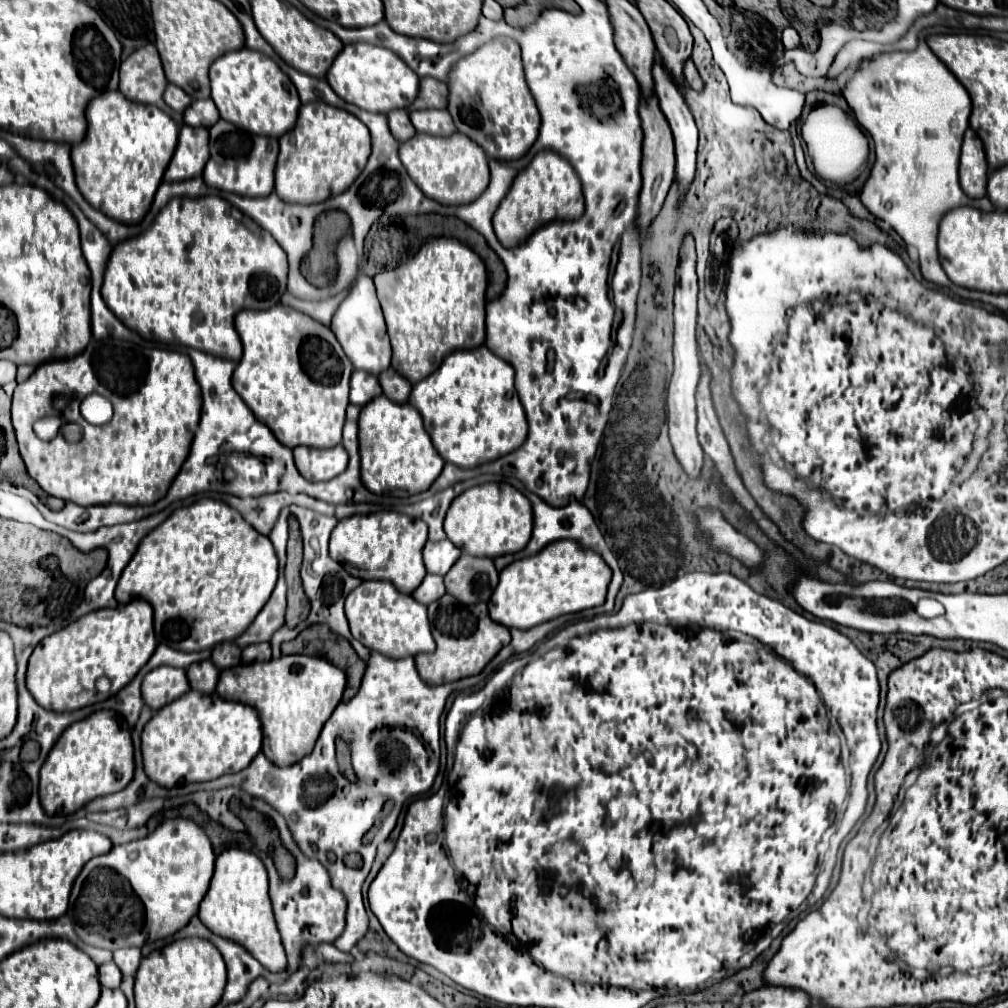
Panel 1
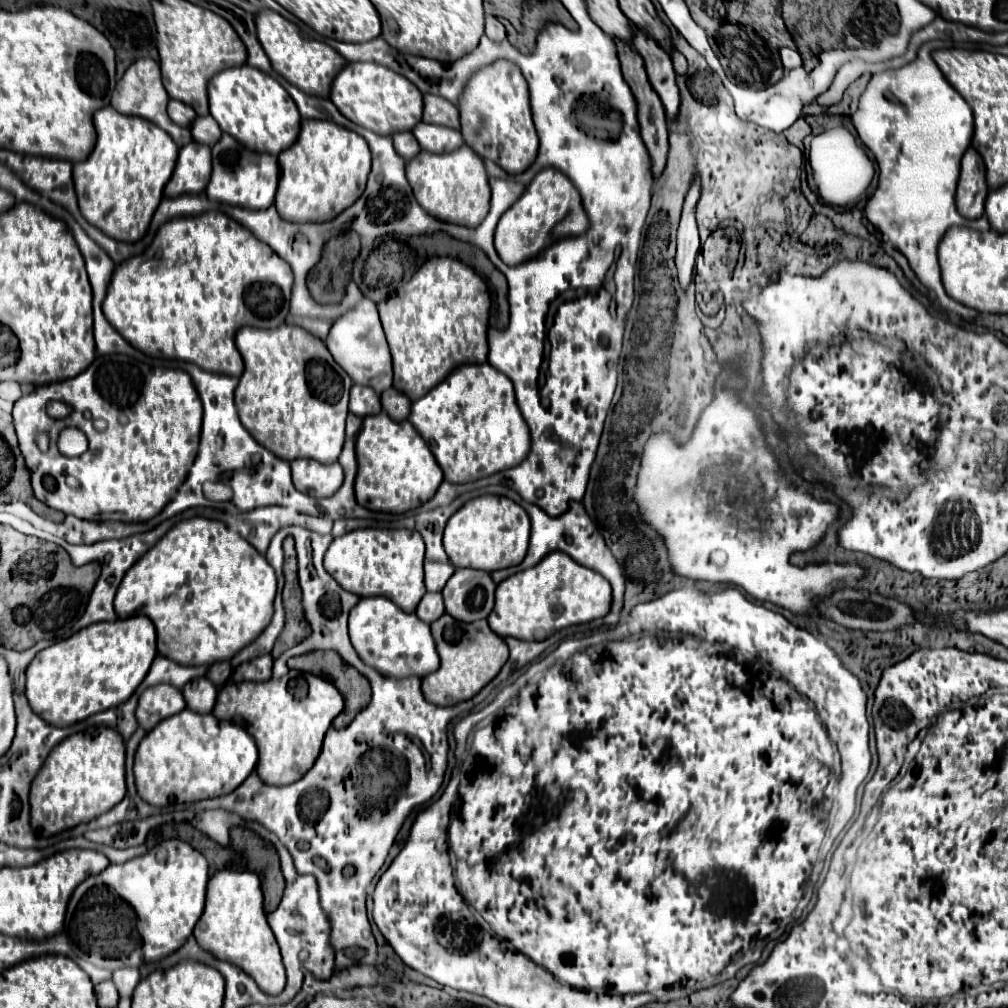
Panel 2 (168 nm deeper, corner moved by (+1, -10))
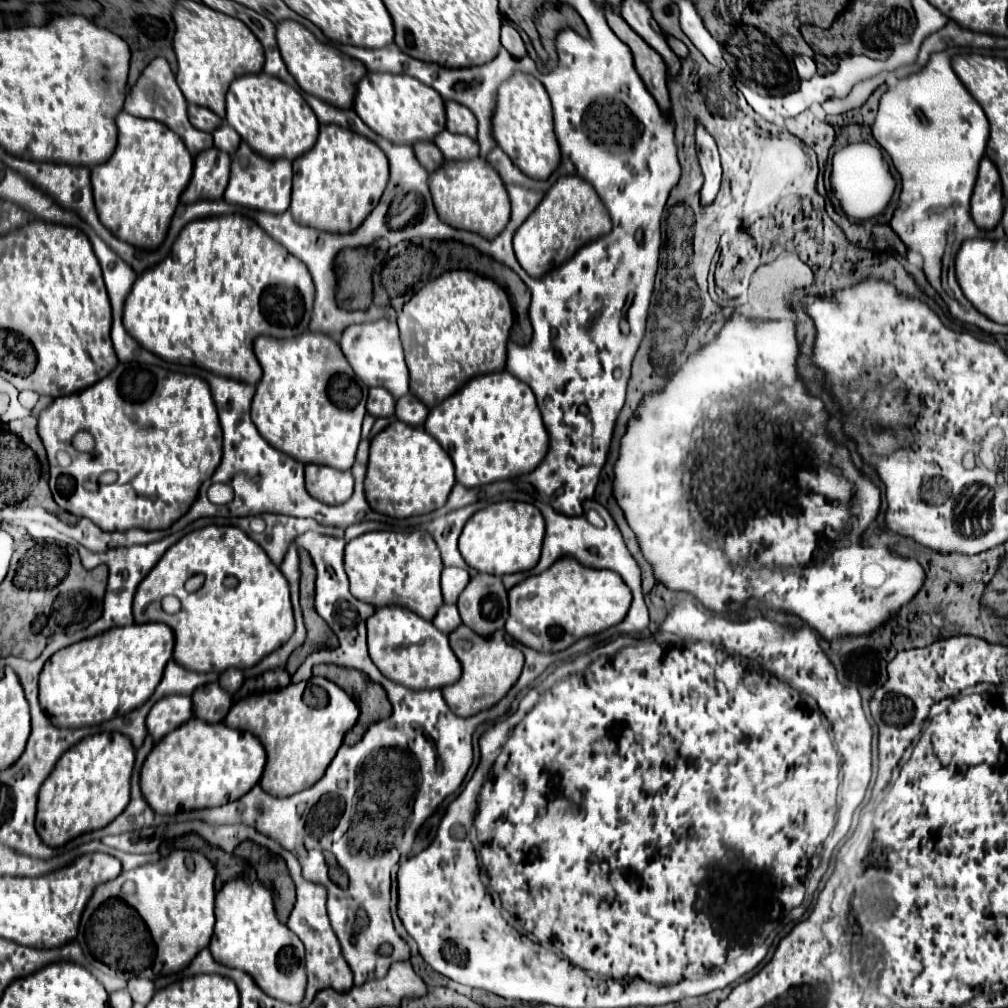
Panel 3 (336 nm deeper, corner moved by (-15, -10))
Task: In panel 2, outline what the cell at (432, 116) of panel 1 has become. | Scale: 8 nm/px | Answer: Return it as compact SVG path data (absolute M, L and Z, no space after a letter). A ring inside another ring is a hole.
M418 123L412 133L418 139L420 147L430 153L450 153L464 145L464 137L460 135L460 131L450 127Z

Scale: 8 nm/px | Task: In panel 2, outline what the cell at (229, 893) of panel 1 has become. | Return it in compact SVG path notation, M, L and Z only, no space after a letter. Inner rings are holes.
M218 871L208 881L206 907L200 921L194 927L194 937L218 959L224 959L250 975L266 995L278 995L286 987L286 971L282 965L276 937L266 921L262 907L260 879L252 871Z

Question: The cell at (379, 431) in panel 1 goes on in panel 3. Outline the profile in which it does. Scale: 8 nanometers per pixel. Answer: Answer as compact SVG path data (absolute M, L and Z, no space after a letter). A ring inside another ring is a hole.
M390 423L370 443L370 461L366 473L366 499L378 513L406 519L440 509L454 487L454 463L450 455L422 427Z

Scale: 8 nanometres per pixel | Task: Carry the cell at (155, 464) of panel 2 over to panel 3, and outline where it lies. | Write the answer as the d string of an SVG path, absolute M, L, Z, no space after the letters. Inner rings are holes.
M118 363L108 377L88 389L54 399L38 415L38 435L48 453L50 489L54 501L76 517L92 519L104 531L128 531L132 527L150 531L168 529L188 511L202 481L214 473L222 459L222 429L208 383L196 375L172 373L162 367L142 363ZM78 431L92 433L92 453L80 453L72 445ZM60 449L72 457L68 467L60 467L56 463L56 453ZM104 471L116 471L118 481L114 485L106 485L106 489L100 489L98 495L88 495L82 483L88 479L92 481L92 477L98 477Z

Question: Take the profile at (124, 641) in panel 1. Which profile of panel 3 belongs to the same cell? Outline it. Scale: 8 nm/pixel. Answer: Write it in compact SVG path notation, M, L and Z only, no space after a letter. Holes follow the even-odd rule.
M164 623L114 627L54 653L40 673L40 705L58 727L98 725L140 707L172 659L174 633Z

